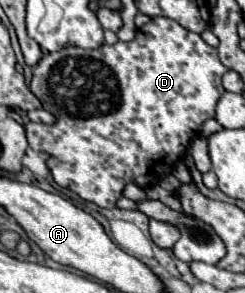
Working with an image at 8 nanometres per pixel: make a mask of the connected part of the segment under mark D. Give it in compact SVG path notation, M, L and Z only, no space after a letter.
M153 17L147 25L143 25L139 31L137 31L137 37L129 43L115 43L115 45L101 45L97 49L81 49L81 47L65 47L57 53L47 53L39 65L35 67L33 71L33 77L31 77L31 83L29 83L29 89L31 93L41 101L41 107L45 111L49 111L53 117L55 117L55 123L49 125L49 127L31 127L29 123L25 125L25 131L27 131L27 141L31 145L31 149L35 151L43 151L49 155L47 159L47 167L51 169L51 175L55 179L57 185L65 187L65 189L71 189L75 191L79 197L83 197L85 201L91 201L99 207L115 207L117 199L123 195L123 189L127 183L135 183L137 187L149 187L149 185L155 185L159 183L159 179L167 173L173 171L173 165L183 157L183 153L187 151L189 147L189 141L201 133L201 127L203 123L207 121L207 117L213 117L215 115L215 105L219 101L219 97L225 93L223 85L221 85L221 77L223 73L227 71L227 67L219 61L217 57L217 49L207 45L197 33L191 33L187 31L185 27L181 27L179 23L175 23L173 19L167 19L167 17Z

